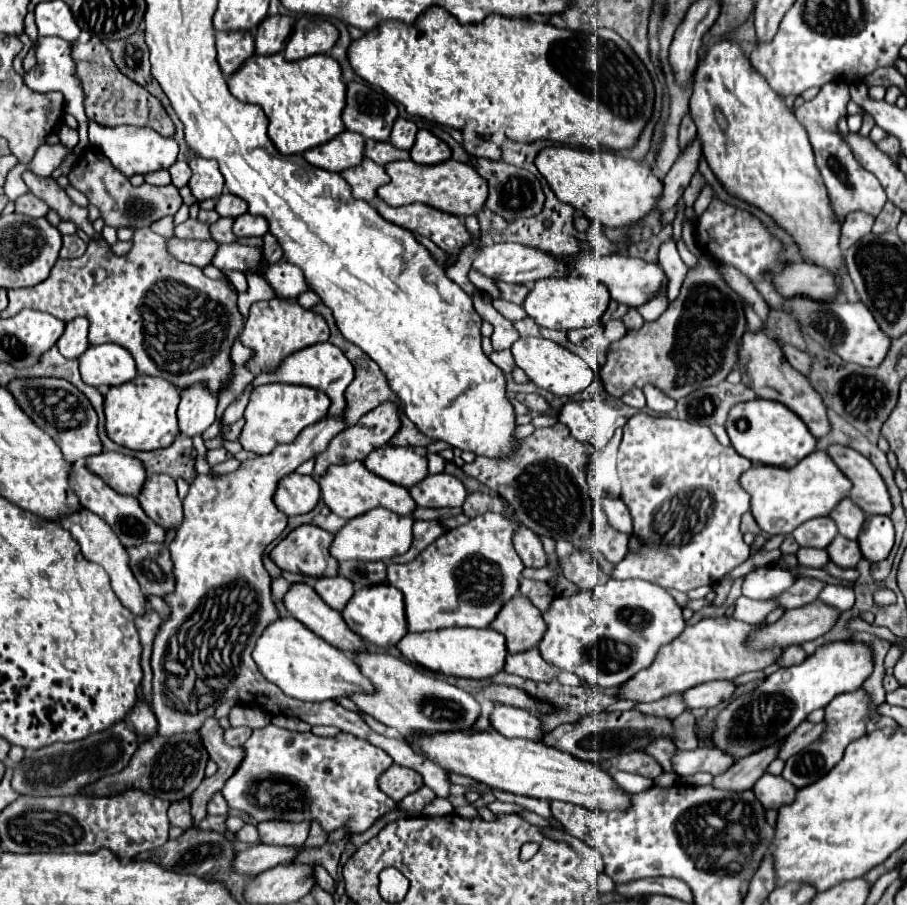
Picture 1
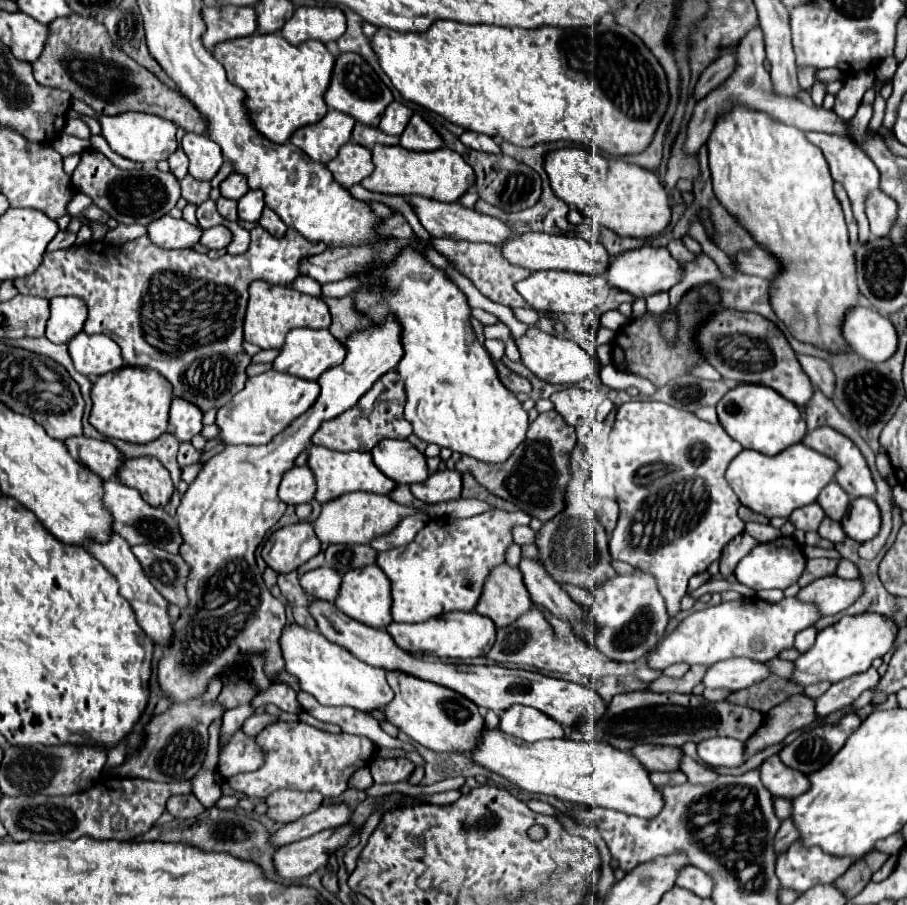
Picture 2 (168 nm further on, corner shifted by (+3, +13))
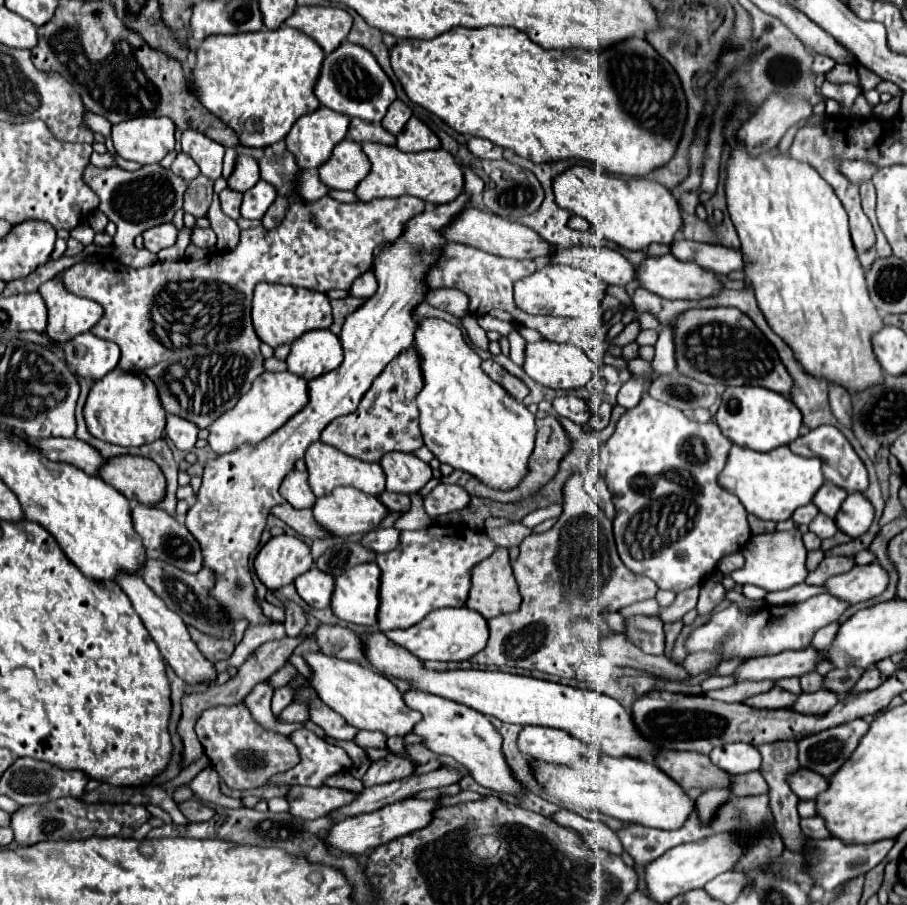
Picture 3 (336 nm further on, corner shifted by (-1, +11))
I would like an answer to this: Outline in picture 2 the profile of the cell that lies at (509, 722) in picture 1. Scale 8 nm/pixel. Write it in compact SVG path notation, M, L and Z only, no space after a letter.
M514 704L508 710L500 714L500 726L502 732L510 736L518 736L526 742L536 742L544 738L562 738L564 728L550 720L550 716L544 716L536 712L536 708L528 708L522 704Z

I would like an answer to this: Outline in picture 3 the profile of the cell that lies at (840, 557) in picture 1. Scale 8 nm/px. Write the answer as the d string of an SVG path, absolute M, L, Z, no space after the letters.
M818 514L810 524L810 532L814 532L818 538L832 538L838 532L838 528L836 528L832 518L828 518L824 514Z

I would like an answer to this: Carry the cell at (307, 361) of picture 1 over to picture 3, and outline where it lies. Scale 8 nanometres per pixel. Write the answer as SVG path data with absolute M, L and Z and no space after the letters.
M310 330L292 342L286 358L288 370L304 380L318 378L342 362L340 340L330 330Z

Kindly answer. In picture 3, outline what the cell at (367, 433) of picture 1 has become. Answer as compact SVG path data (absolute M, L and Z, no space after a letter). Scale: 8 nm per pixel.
M408 348L400 352L386 368L380 378L372 384L372 390L364 394L364 402L360 402L358 410L336 418L336 422L328 424L322 430L324 444L338 448L340 452L360 458L364 462L380 462L380 458L388 452L416 452L422 448L422 434L418 428L418 406L416 396L422 390L422 368L420 354L416 348Z

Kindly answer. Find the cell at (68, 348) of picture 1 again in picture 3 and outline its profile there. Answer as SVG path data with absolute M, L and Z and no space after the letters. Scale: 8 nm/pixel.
M50 278L44 282L38 288L38 294L48 308L46 334L56 344L64 344L74 336L88 332L104 314L104 308L100 308L98 302L70 294L60 278Z

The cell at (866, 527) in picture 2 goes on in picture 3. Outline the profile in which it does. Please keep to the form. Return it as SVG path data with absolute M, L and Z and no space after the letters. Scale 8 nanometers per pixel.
M860 492L850 494L834 518L838 530L848 534L850 538L864 534L870 528L872 520L874 520L874 508Z

